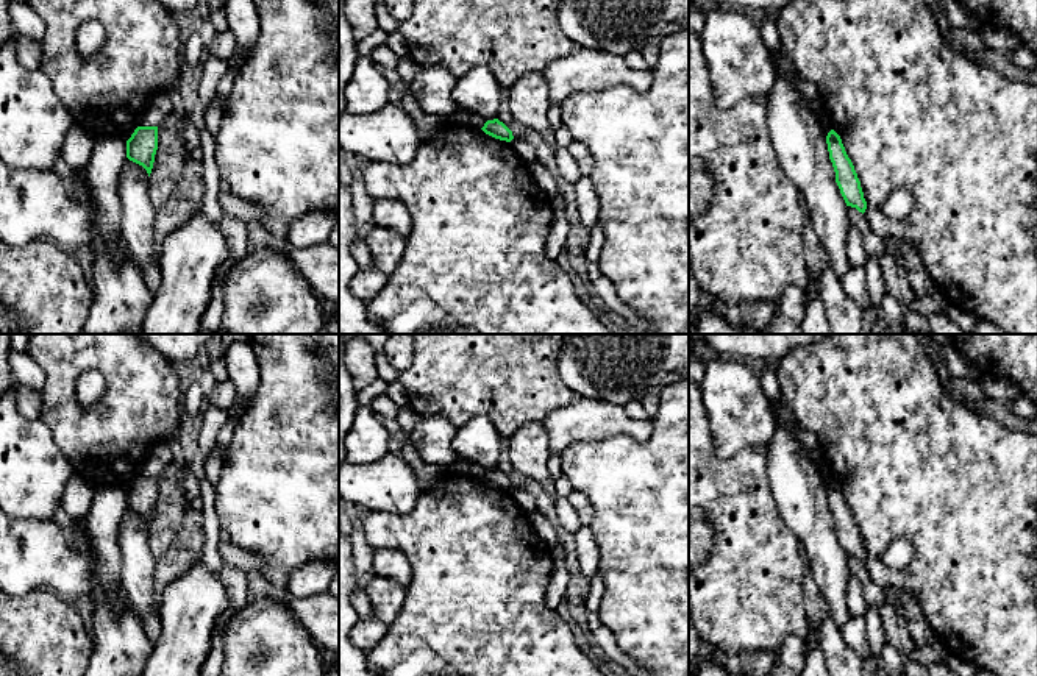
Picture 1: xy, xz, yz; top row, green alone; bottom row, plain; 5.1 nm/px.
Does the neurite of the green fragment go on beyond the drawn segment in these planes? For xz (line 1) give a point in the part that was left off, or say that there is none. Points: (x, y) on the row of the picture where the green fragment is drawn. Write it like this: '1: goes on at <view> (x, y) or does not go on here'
1: does not go on here

